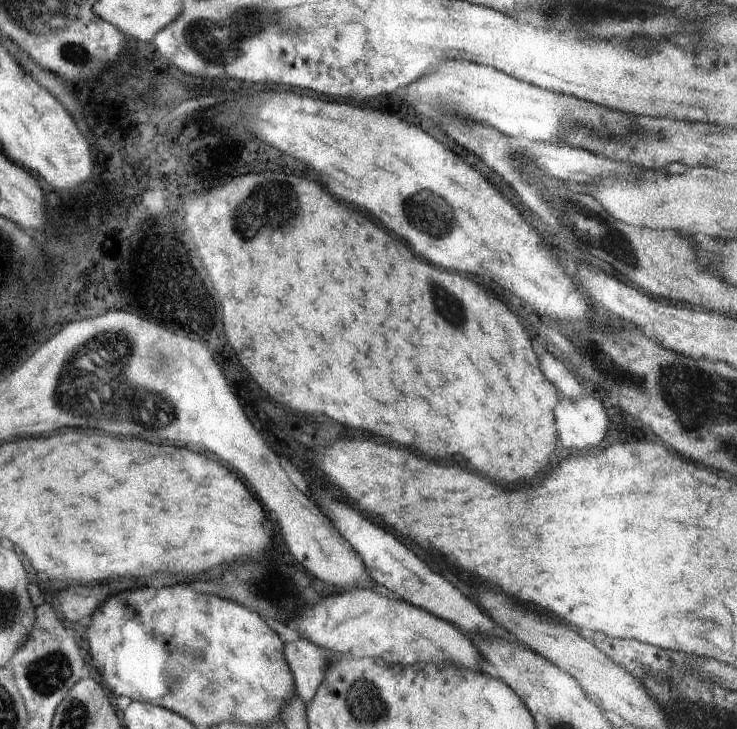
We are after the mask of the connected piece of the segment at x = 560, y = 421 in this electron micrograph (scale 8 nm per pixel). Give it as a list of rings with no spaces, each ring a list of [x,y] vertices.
[[[584,394],[576,402],[564,400],[554,414],[560,444],[566,450],[584,452],[594,448],[604,438],[608,428],[602,402],[592,394]]]

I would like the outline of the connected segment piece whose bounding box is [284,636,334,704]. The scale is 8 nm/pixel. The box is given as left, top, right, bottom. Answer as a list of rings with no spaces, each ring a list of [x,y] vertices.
[[[302,636],[298,640],[287,642],[284,654],[294,677],[295,694],[307,704],[312,700],[334,654],[321,647],[313,647]]]

